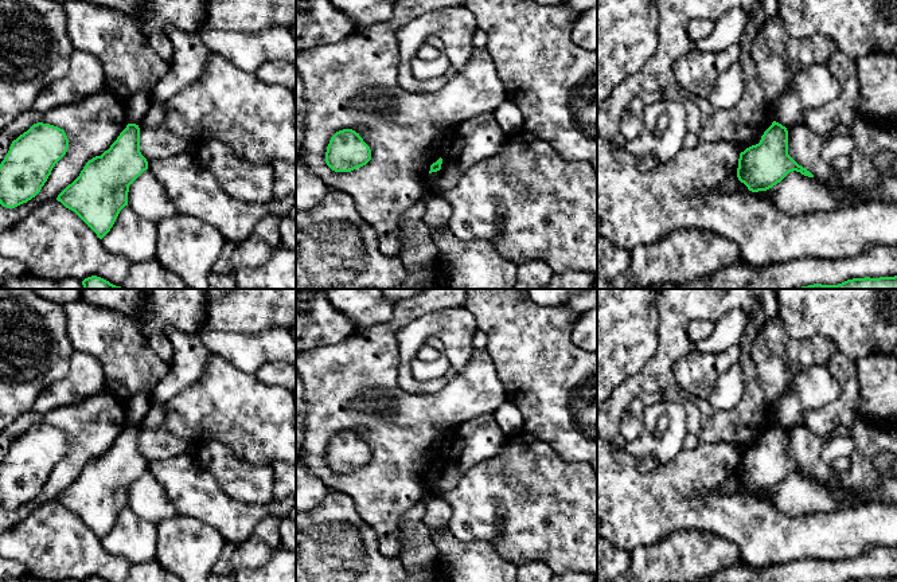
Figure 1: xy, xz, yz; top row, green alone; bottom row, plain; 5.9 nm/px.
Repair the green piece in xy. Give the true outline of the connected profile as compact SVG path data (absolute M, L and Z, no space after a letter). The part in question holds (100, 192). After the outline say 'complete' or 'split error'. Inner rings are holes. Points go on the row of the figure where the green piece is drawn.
M128 124L108 151L86 163L79 176L56 200L74 211L102 239L113 227L120 211L128 206L129 185L147 169L148 161L140 152L140 128Z; complete

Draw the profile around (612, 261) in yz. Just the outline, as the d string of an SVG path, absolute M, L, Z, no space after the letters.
M597 237L597 289L616 289L615 281L628 270L631 251Z

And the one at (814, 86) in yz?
M810 65L791 78L788 86L772 103L776 122L785 128L802 124L808 109L824 106L842 94L841 82L824 65Z

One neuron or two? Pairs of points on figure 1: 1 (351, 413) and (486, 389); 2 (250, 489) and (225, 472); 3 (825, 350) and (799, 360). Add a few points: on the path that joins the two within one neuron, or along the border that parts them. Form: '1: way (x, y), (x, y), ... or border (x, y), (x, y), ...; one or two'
1: way (385, 409), (447, 409), (452, 406); one
2: way (244, 483), (231, 473); one
3: way (818, 350), (806, 354); one

